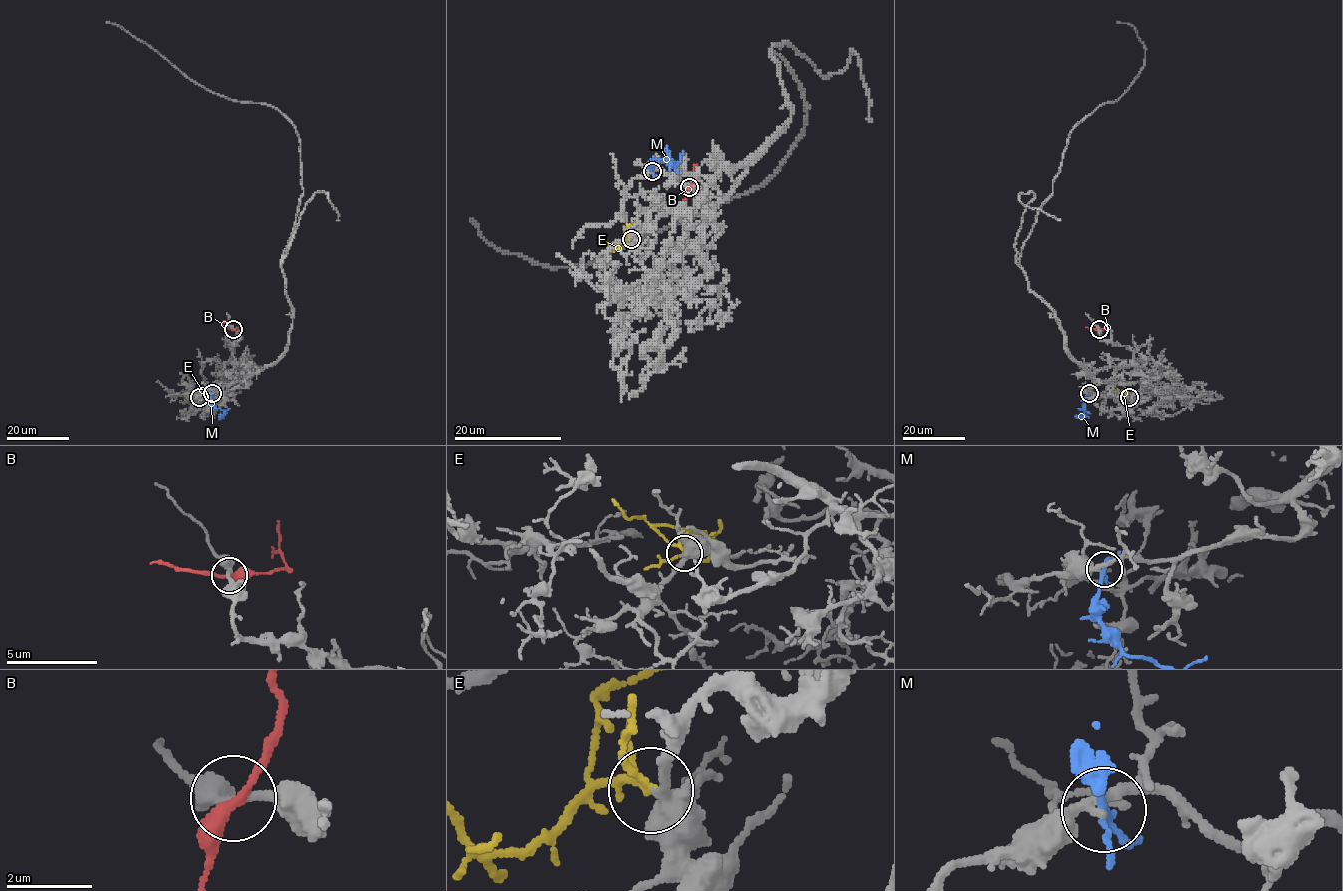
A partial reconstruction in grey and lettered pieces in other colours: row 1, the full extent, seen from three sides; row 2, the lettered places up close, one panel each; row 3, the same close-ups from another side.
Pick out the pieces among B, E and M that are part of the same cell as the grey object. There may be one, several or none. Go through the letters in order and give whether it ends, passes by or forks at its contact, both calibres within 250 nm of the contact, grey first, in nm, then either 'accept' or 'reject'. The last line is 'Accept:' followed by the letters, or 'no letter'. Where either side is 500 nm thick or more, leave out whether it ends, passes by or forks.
B: it passes by | 320/320 nm | reject
E: it forks | 400/140 nm | accept
M: it forks | 200/150 nm | reject
Accept: E

